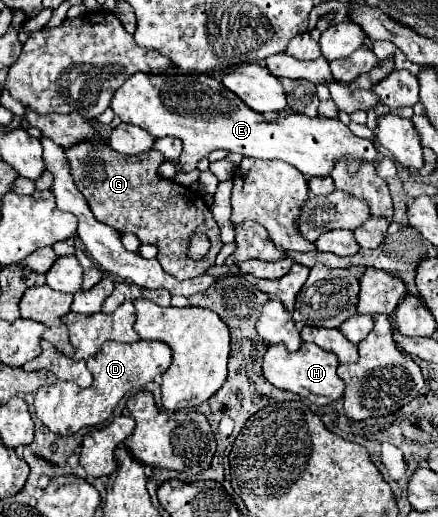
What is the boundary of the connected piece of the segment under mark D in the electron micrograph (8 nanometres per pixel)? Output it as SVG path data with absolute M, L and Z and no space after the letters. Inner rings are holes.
M107 341L95 353L95 357L87 359L87 367L93 373L93 385L87 389L77 387L71 381L57 381L53 385L43 385L35 393L35 411L37 417L59 435L73 435L83 427L97 427L107 421L121 401L121 397L129 391L141 389L145 383L153 381L157 375L165 373L171 365L171 347L163 341L137 341L137 343L117 343Z

